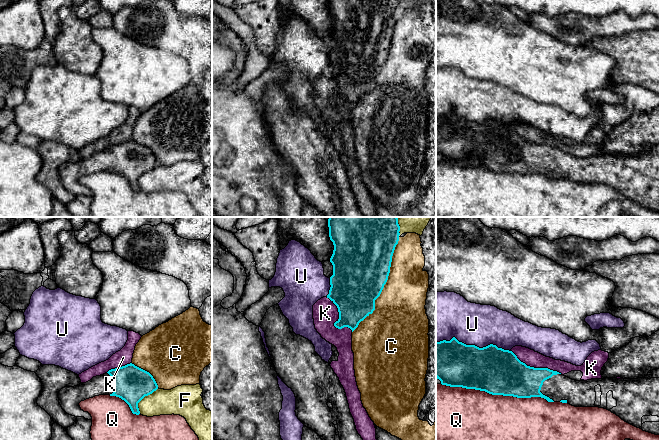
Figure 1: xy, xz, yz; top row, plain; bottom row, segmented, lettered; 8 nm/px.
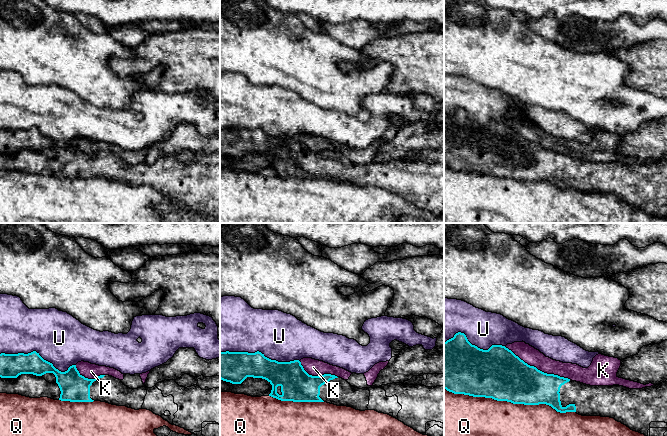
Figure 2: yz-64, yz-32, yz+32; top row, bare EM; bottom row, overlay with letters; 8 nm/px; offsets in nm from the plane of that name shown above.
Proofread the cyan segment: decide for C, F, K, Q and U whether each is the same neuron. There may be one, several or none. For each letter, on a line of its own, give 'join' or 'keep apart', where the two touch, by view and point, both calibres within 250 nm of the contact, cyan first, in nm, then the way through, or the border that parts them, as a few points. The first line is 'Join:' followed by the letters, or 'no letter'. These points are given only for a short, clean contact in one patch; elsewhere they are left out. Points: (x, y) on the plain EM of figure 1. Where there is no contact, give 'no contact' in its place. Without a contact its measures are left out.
Join: no letter
C: keep apart; meets cyan in xz at (383, 62); 460 nm thick on the cyan side, 400 nm on the other
F: keep apart; meets cyan in xy at (143, 173); 280 nm thick on the cyan side, 200 nm on the other
K: keep apart; meets cyan in yz at (536, 144); 320 nm thick on the cyan side, 130 nm on the other
Q: keep apart; meets cyan in yz at (497, 170); 380 nm thick on the cyan side, 500 nm on the other
U: keep apart; meets cyan in yz at (473, 121); 360 nm thick on the cyan side, 340 nm on the other

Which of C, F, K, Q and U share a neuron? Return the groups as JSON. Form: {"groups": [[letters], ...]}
{"groups": [["C"], ["F"], ["K"], ["Q"], ["U"]]}

